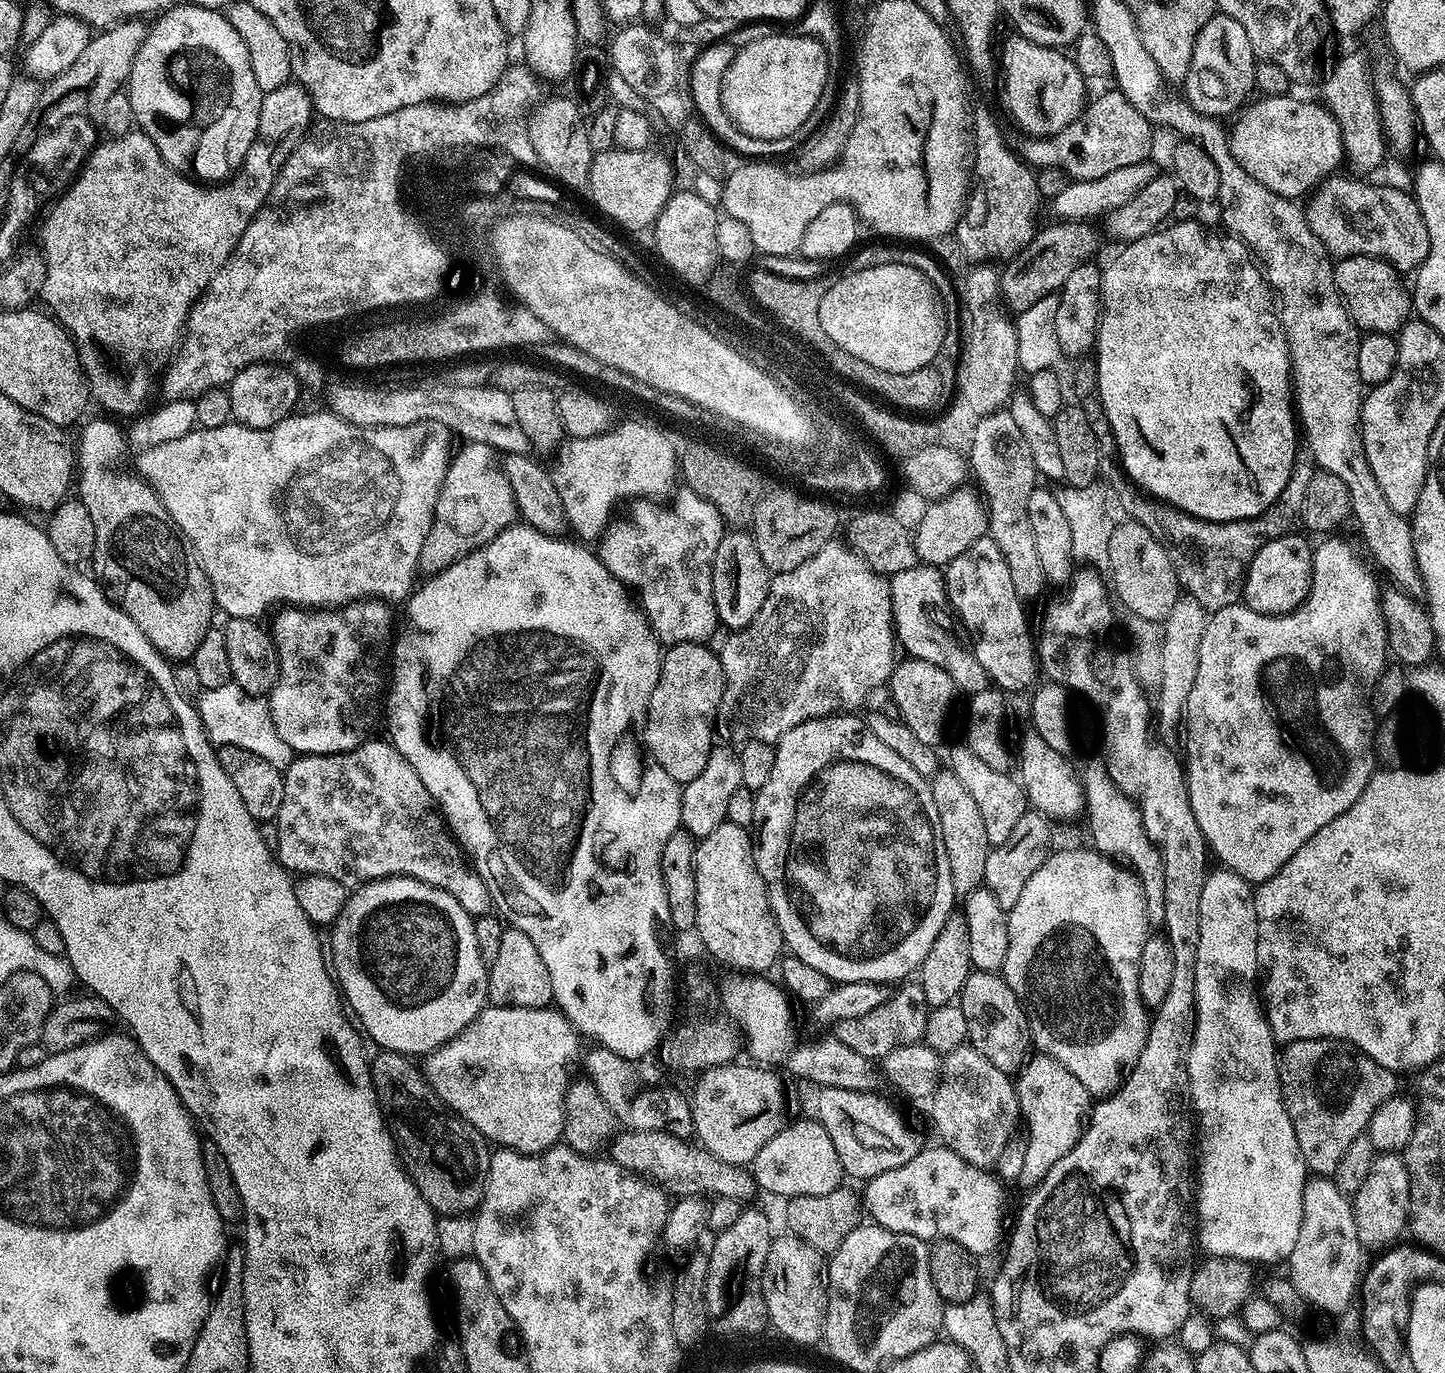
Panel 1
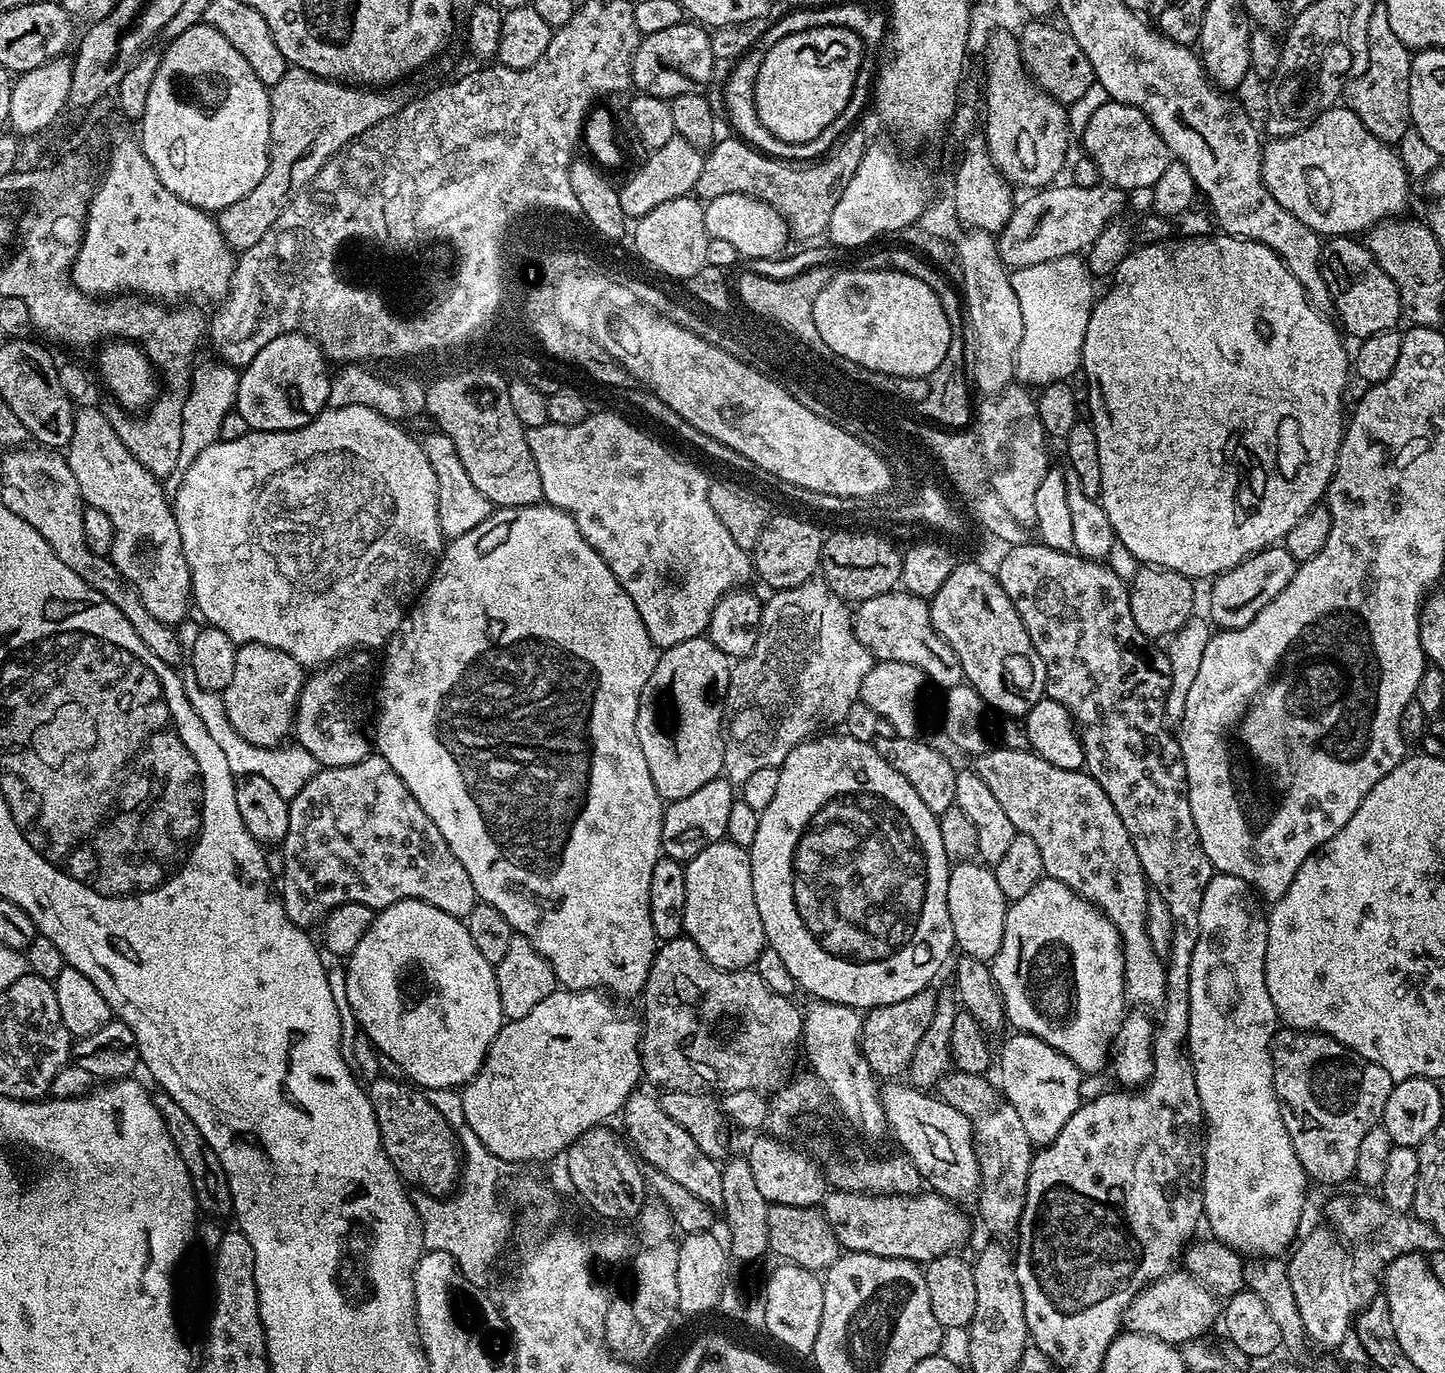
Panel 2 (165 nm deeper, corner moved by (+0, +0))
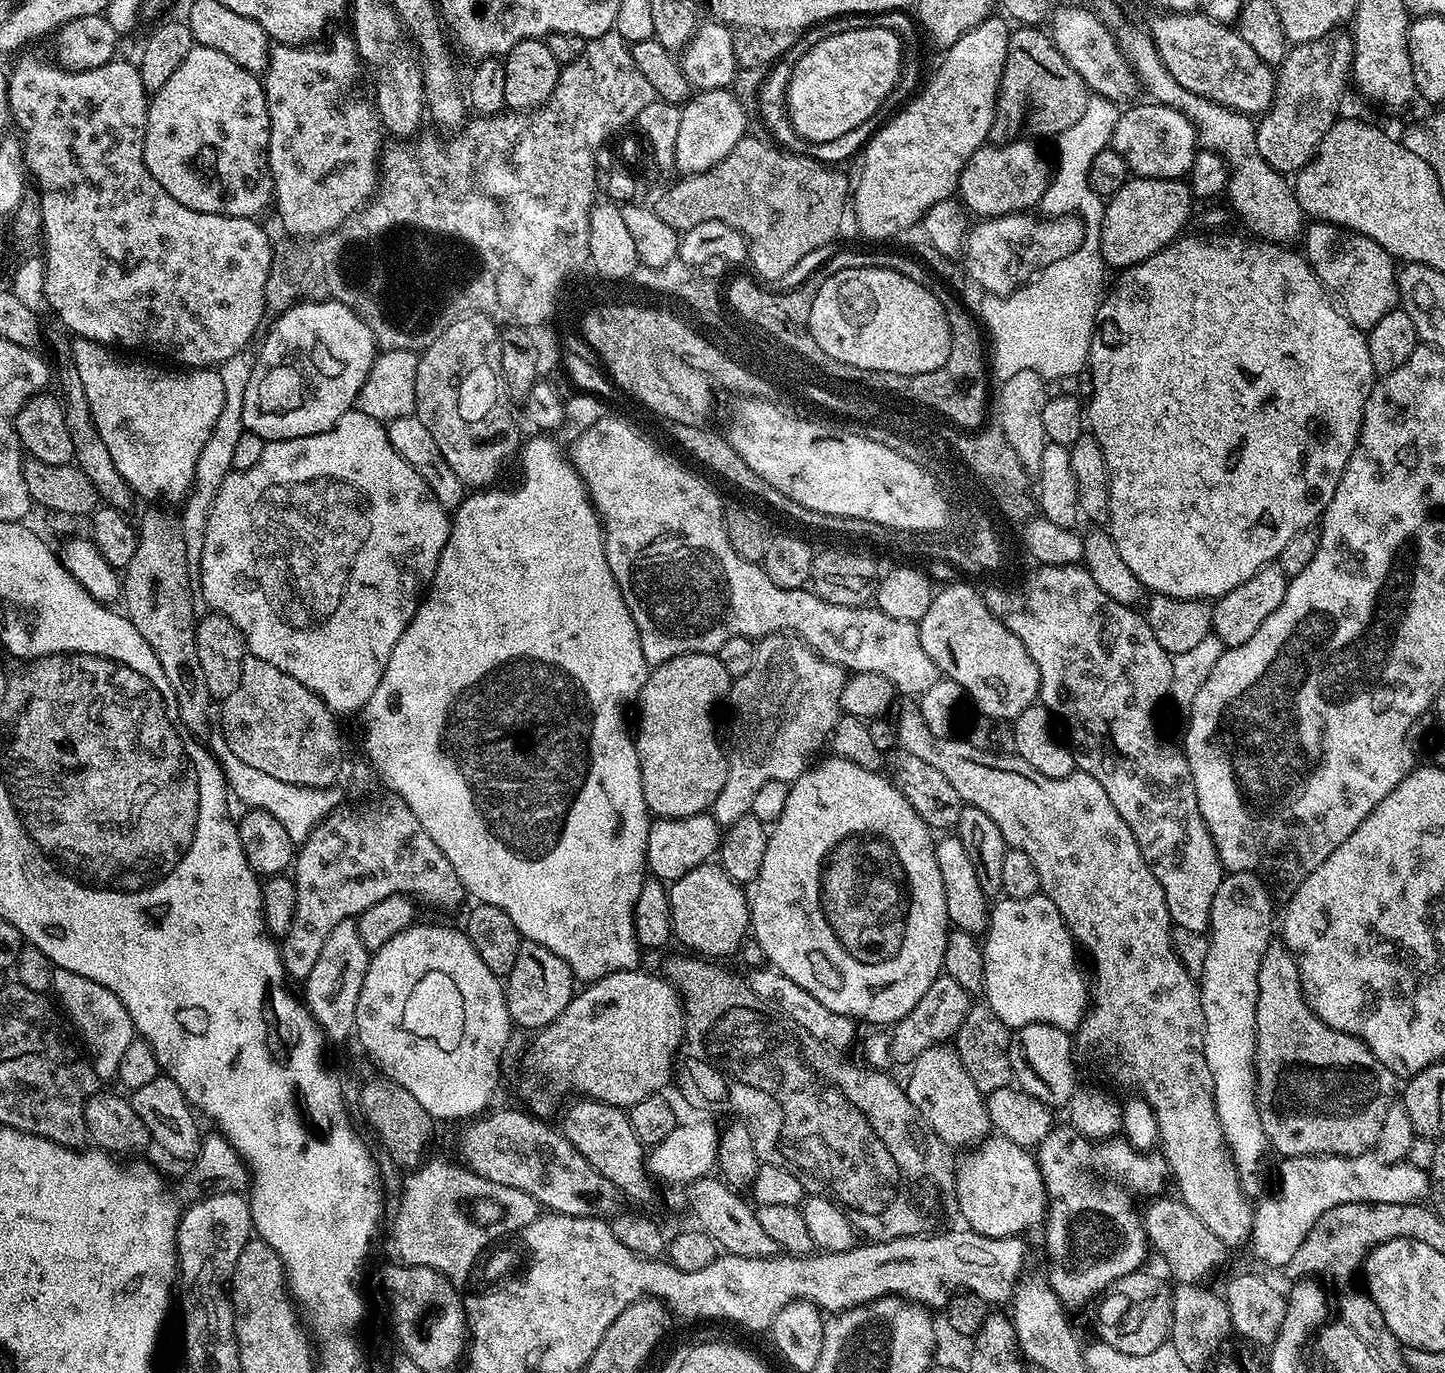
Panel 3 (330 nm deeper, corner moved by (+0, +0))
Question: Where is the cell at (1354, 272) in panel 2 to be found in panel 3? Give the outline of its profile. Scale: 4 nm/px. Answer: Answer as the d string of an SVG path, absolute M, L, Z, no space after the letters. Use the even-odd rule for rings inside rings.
M1323 222L1309 223L1303 233L1303 240L1303 255L1310 267L1316 271L1316 277L1324 283L1325 288L1334 297L1335 303L1343 312L1344 317L1361 332L1367 334L1371 328L1378 326L1380 319L1386 318L1386 314L1390 314L1399 305L1400 291L1396 285L1397 261L1389 252L1382 250L1382 246L1378 246L1378 242L1357 232L1351 232L1349 228L1339 228L1336 224Z

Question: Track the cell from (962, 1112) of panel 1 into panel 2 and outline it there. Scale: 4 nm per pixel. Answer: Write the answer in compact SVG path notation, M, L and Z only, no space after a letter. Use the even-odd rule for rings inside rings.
M997 1106L974 1120L972 1139L975 1140L977 1164L980 1167L978 1209L984 1224L992 1232L1015 1233L1020 1226L1020 1215L1026 1202L1028 1175L1034 1146L1018 1118L1018 1110Z

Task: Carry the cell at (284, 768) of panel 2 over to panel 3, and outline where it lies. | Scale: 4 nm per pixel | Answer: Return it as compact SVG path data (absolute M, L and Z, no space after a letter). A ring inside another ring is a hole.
M225 751L222 756L222 766L224 768L224 777L226 779L226 787L233 797L236 796L244 803L245 809L261 808L270 814L274 814L274 818L278 818L278 822L282 822L286 834L290 834L293 844L299 846L303 844L304 839L308 837L320 825L321 820L327 820L329 815L341 807L344 792L340 786L331 788L307 788L306 786L294 786L290 782L281 782L279 778L272 777L271 774L265 774L262 770L254 770L254 766L246 766L246 762L242 762L242 758L234 758L234 754Z

